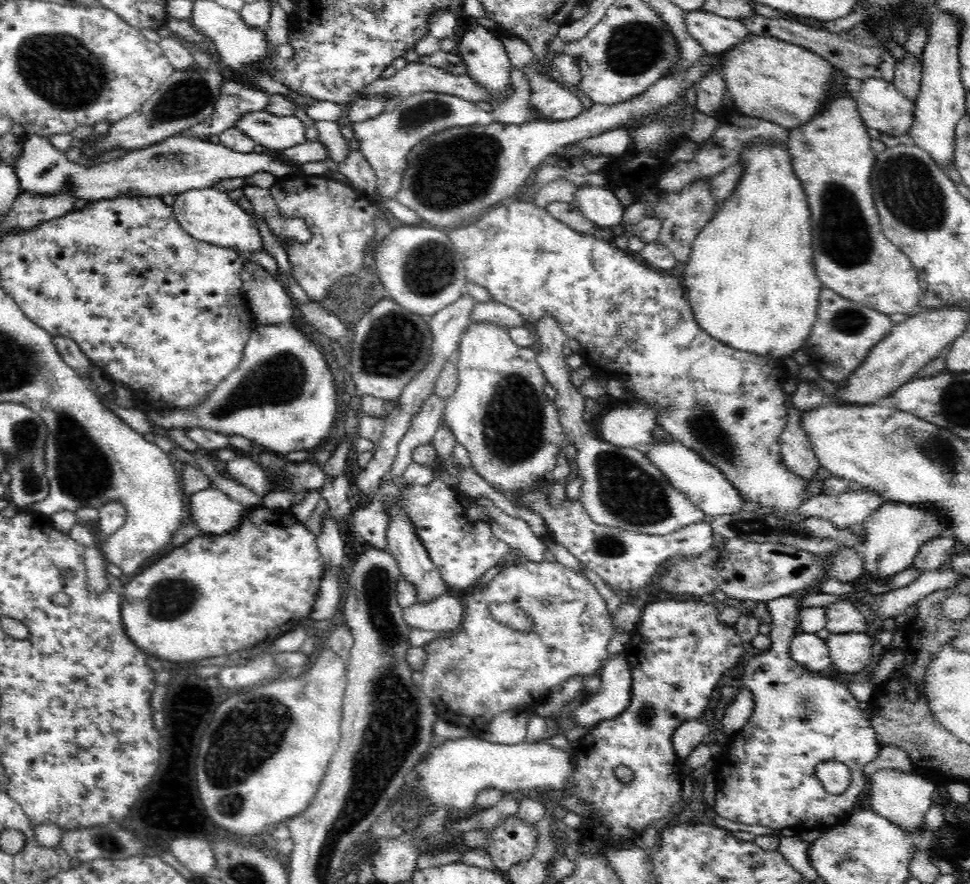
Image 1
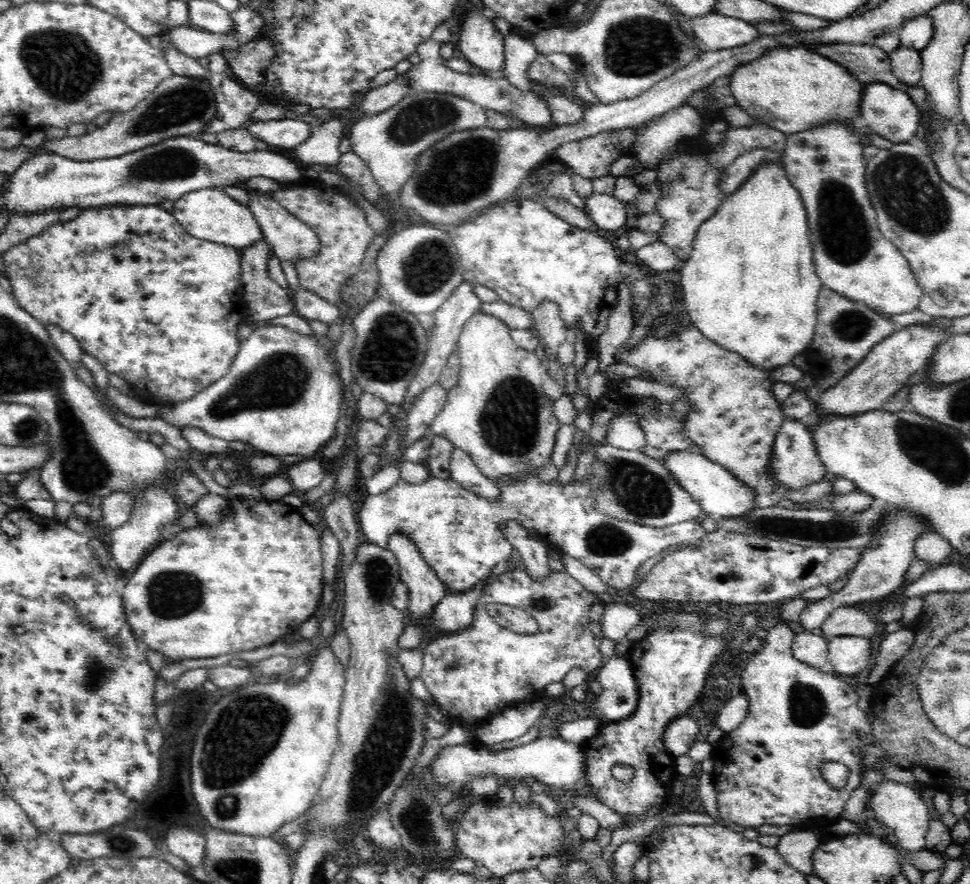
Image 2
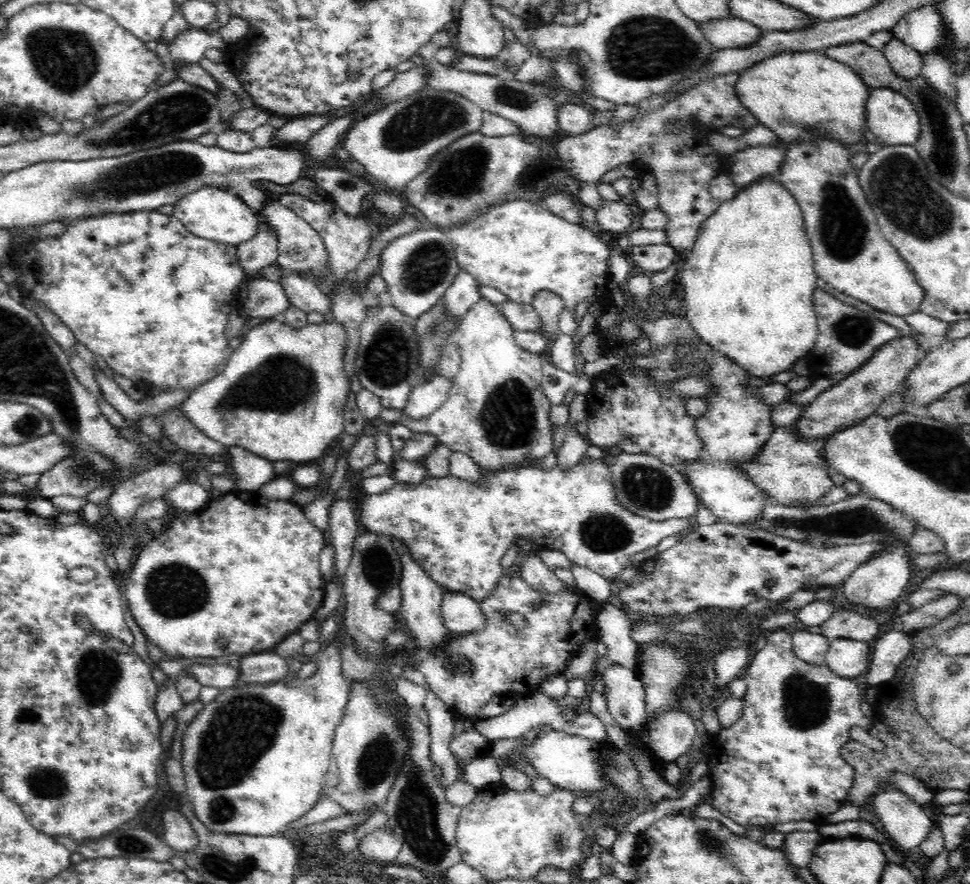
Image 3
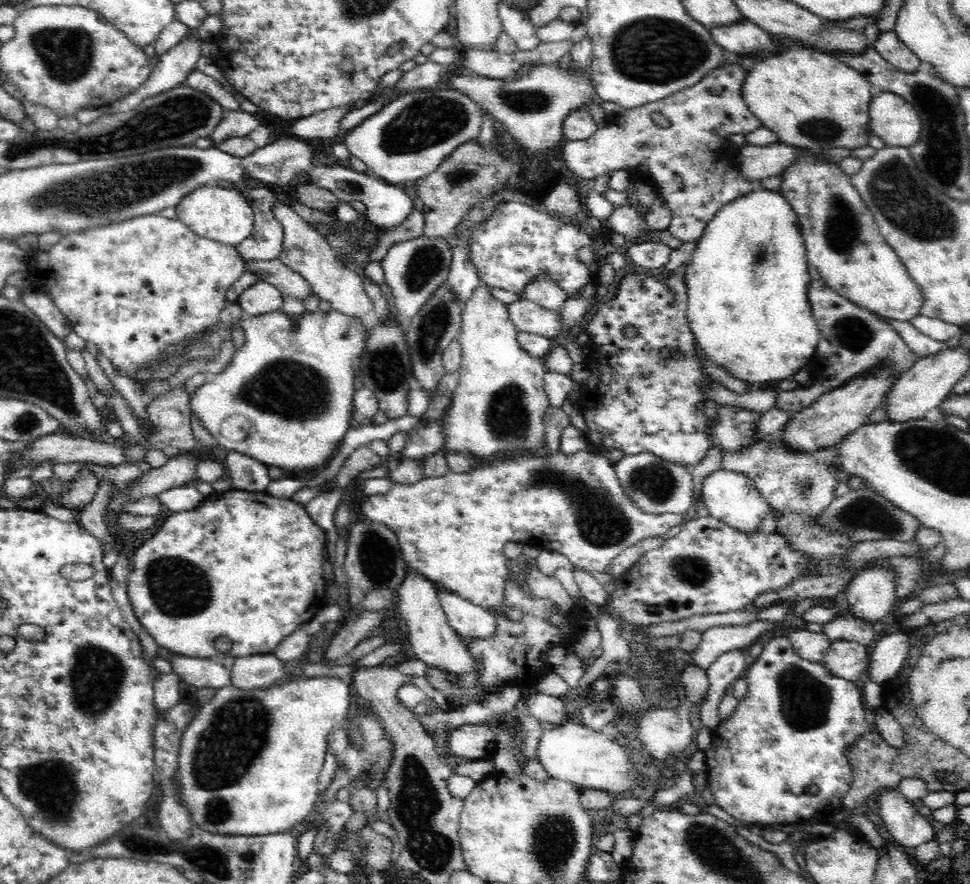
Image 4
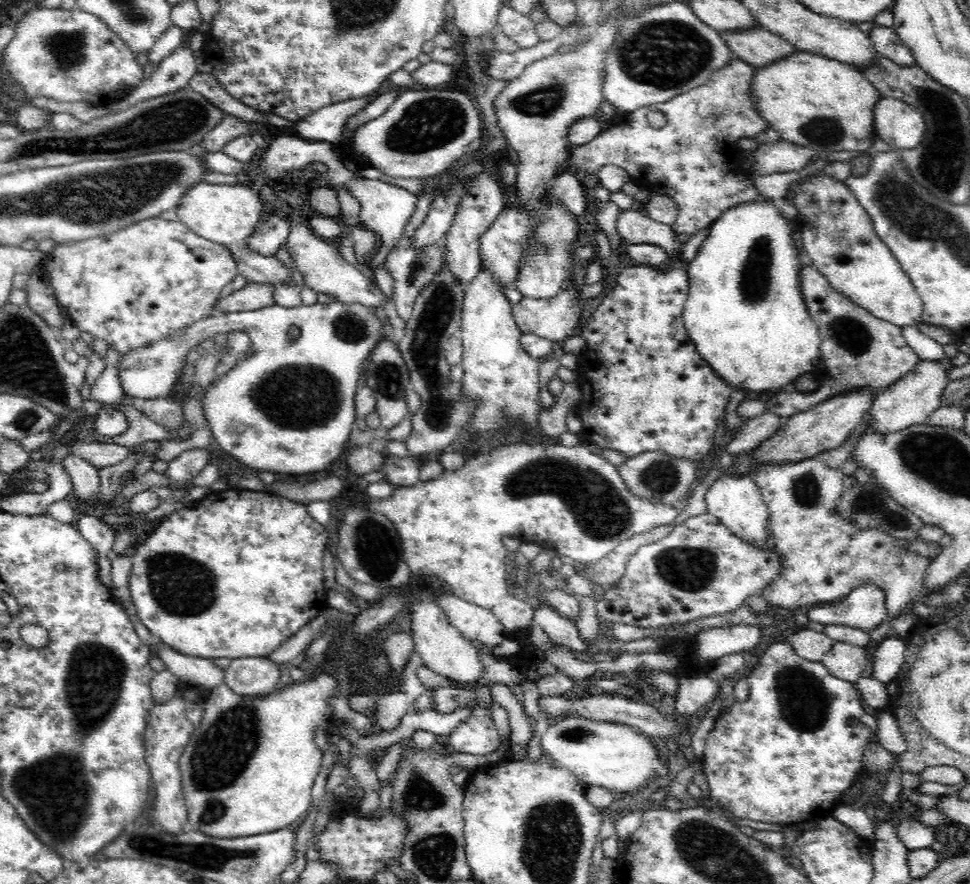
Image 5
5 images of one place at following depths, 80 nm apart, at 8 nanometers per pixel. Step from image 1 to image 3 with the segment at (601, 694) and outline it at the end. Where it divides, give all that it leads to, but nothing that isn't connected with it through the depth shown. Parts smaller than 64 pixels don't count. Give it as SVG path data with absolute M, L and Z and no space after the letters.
M613 663L602 678L607 711L612 720L618 722L625 731L642 732L646 722L646 696L643 682L635 669Z

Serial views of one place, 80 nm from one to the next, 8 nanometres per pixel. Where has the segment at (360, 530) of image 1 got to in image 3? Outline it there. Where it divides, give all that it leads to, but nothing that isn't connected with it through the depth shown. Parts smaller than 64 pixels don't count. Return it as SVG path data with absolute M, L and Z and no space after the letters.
M584 456L583 460L572 470L560 469L558 466L552 470L545 470L541 466L541 463L538 463L531 466L514 467L511 470L489 472L488 475L485 475L484 483L470 483L456 476L451 476L450 474L445 478L428 477L420 483L406 484L397 482L395 486L392 486L390 490L383 494L368 495L366 497L364 502L362 502L362 509L360 510L360 522L362 522L364 528L370 532L375 532L380 536L399 538L404 542L404 545L409 548L409 554L414 558L414 561L418 562L434 581L452 593L464 593L470 596L474 601L478 601L479 604L493 593L498 581L509 572L502 568L500 562L502 558L506 556L506 552L508 552L510 545L513 544L513 540L516 537L536 541L536 544L540 545L540 548L558 550L577 566L584 566L596 572L596 574L600 574L600 576L603 576L606 580L612 581L616 580L616 574L620 574L620 572L629 566L629 559L632 559L634 555L650 551L651 548L658 546L658 544L660 544L664 538L668 538L668 536L678 534L681 538L692 530L692 524L690 524L690 520L686 518L668 518L668 520L662 520L662 522L660 522L644 518L643 516L636 516L628 512L616 501L616 491L614 491L614 487L612 487L612 475L608 467L606 467L604 460L599 459L593 462L586 456Z

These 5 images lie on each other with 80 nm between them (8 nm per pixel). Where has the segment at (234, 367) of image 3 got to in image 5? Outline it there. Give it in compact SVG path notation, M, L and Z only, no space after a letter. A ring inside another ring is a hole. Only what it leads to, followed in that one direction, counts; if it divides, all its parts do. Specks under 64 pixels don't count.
M332 299L327 304L302 304L298 308L274 305L260 310L210 316L194 322L177 335L120 356L118 375L125 394L142 397L144 400L166 396L174 389L174 384L180 377L180 368L184 369L184 362L192 359L214 334L243 330L252 341L249 353L237 356L238 361L233 368L208 385L199 397L214 440L232 458L238 460L242 469L252 467L258 472L292 472L300 475L321 472L338 460L350 442L350 434L357 418L355 396L358 378L367 356L384 337L382 323L374 313L370 313L370 309L373 307L362 306L357 302L345 304ZM290 326L299 328L299 337L292 343L287 340Z

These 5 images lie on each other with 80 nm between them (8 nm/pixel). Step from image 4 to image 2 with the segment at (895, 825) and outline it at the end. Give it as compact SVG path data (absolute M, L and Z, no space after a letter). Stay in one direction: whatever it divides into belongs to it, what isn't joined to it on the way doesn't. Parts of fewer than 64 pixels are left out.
M879 778L879 784L869 793L868 802L871 804L876 816L886 828L894 830L897 841L902 848L916 852L924 850L926 846L926 836L929 829L928 805L922 799L922 793L918 791L918 787L910 785L910 783L897 783L894 781Z

